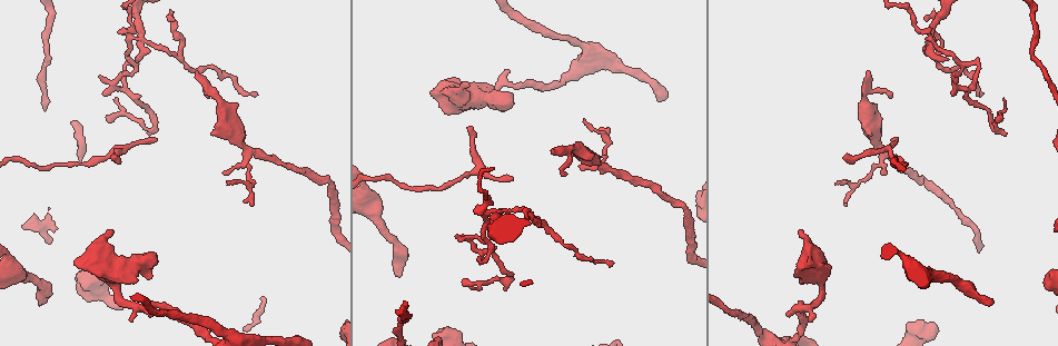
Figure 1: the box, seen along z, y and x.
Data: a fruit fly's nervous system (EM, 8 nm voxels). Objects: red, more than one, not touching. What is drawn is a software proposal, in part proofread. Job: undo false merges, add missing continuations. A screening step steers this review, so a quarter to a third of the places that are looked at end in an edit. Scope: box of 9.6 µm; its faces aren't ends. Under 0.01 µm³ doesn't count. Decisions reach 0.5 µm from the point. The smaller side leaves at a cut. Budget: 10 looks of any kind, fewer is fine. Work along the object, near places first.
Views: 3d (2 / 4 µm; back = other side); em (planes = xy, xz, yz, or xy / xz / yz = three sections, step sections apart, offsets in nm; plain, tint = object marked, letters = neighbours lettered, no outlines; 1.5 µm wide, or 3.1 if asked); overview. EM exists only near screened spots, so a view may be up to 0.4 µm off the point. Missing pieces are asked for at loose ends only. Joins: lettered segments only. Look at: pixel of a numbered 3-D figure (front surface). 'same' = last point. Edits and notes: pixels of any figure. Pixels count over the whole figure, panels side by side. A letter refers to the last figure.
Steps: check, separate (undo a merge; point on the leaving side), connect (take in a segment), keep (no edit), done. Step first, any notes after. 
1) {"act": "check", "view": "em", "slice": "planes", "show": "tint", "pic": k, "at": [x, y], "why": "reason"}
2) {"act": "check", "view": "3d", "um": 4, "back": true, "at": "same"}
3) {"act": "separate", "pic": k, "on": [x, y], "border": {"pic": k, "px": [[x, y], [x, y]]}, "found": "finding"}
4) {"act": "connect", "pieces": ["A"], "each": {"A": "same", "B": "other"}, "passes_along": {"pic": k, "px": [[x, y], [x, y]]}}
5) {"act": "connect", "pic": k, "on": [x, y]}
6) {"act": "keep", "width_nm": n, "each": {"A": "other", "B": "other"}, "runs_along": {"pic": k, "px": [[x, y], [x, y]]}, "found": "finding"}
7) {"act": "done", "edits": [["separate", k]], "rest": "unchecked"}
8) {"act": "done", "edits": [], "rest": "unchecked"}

{"act": "check", "view": "3d", "um": 4, "pic": 1, "at": [250, 204], "why": "thin end"}

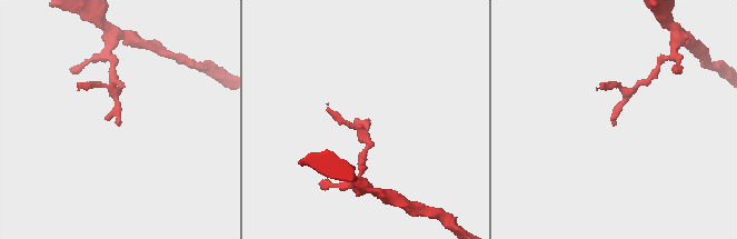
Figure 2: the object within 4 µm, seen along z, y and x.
{"act": "check", "view": "em", "slice": "xy", "step": 8, "show": "tint", "pic": 2, "at": [118, 123], "why": "now the EM"}

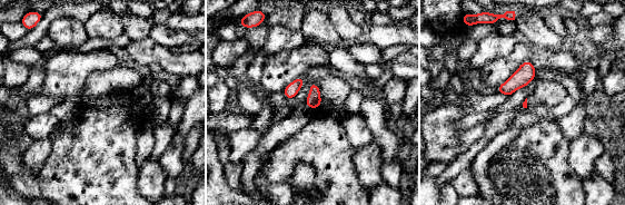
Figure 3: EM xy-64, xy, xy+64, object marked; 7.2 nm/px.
{"act": "check", "view": "em", "slice": "planes", "show": "letters", "at": "same"}

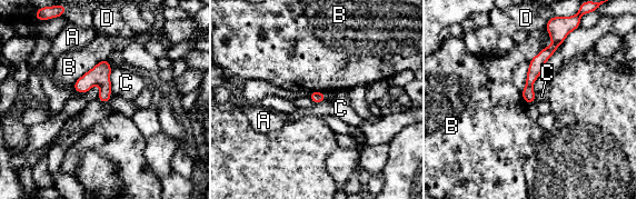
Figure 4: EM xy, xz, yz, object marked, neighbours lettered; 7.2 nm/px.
{"act": "keep", "each": {"A": "other", "B": "other", "C": "other", "D": "other"}, "border": {"pic": 4, "px": [[112, 70], [110, 73], [111, 97]]}, "found": "no lettered segment goes on from it"}

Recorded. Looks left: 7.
{"act": "check", "view": "3d", "um": 2, "pic": 1, "at": [891, 95], "why": "thin end"}

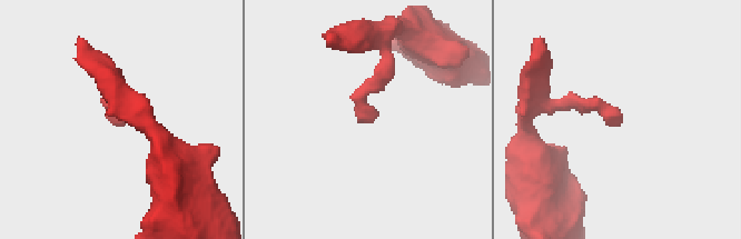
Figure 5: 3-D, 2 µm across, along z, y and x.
{"act": "check", "view": "em", "slice": "planes", "show": "letters", "pic": 5, "at": [622, 120], "why": "shape alone is not enough"}

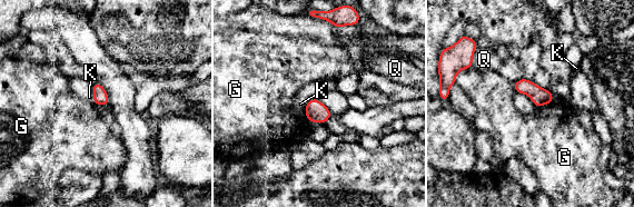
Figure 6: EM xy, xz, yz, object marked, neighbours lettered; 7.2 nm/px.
{"act": "keep", "width_nm": 110, "each": {"G": "other", "K": "other", "Q": "other"}, "border": {"pic": 6, "px": [[554, 99], [536, 108]]}, "found": "none of them fits"}

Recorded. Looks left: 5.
{"act": "check", "view": "3d", "um": 4, "pic": 1, "at": [513, 85], "why": "thin neck"}

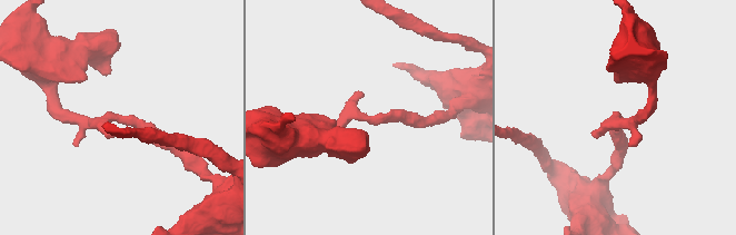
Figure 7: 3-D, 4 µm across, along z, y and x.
{"act": "check", "view": "em", "slice": "xy", "step": 4, "show": "letters", "pic": 7, "at": [615, 115], "arm_widths_nm": [190, 200], "why": "now the EM"}

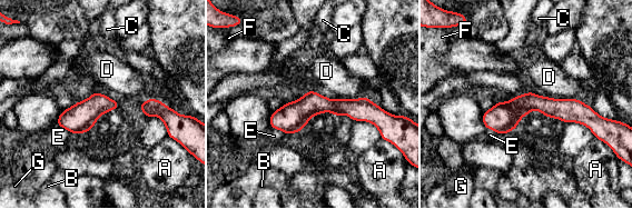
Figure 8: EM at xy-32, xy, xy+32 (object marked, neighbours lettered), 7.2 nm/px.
{"act": "check", "view": "em", "slice": "planes", "show": "letters", "at": "same", "why": "cut it another way"}

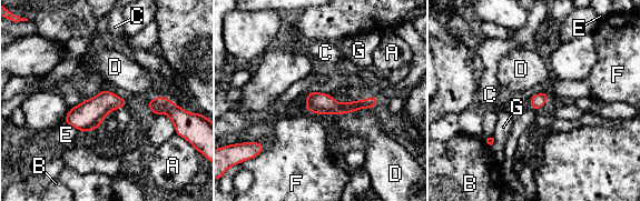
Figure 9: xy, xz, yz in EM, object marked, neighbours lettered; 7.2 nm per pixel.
{"act": "keep", "each": {"A": "other", "B": "other", "C": "other", "D": "other", "E": "other", "F": "other", "G": "other"}, "runs_along": {"pic": 9, "px": [[374, 99], [354, 107], [307, 107]]}, "found": "continuous, no second cell"}

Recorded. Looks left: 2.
{"act": "check", "view": "em", "slice": "planes", "show": "tint", "pic": 1, "at": [994, 301], "why": "an open end"}

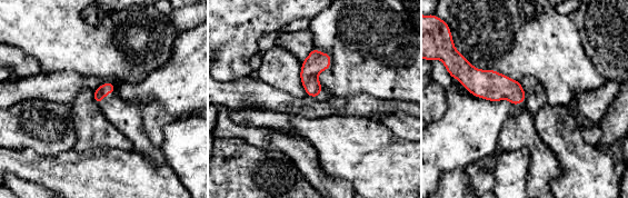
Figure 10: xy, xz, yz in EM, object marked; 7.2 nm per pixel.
{"act": "check", "view": "em", "slice": "planes", "show": "letters", "at": "same", "why": "what lies round it"}

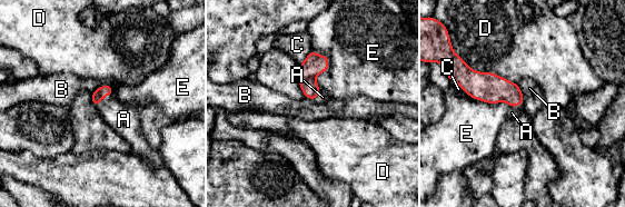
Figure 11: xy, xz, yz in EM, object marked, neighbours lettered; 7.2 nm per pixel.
{"act": "connect", "pieces": ["A"], "each": {"A": "same", "B": "other", "C": "other", "D": "other", "E": "other"}, "passes_along": {"pic": 11, "px": [[105, 90], [103, 97], [123, 119]]}, "found": "the cell continues"}

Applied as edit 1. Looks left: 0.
{"act": "done", "edits": [["connect", 11]], "rest": "unchecked"}

